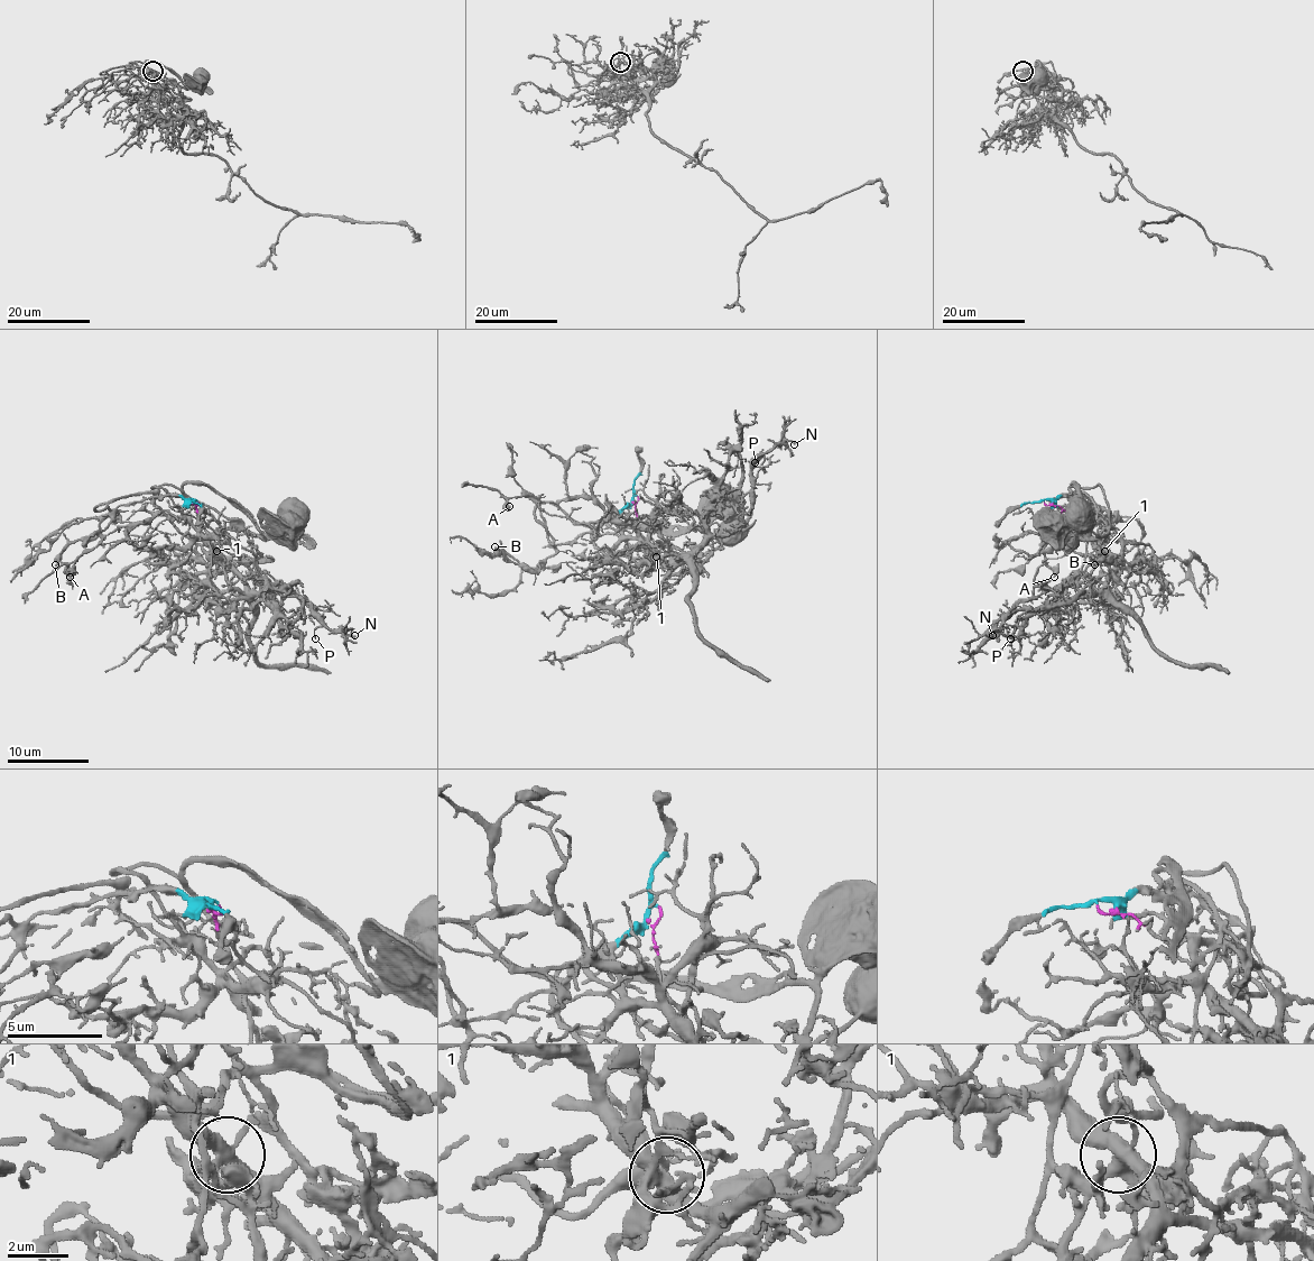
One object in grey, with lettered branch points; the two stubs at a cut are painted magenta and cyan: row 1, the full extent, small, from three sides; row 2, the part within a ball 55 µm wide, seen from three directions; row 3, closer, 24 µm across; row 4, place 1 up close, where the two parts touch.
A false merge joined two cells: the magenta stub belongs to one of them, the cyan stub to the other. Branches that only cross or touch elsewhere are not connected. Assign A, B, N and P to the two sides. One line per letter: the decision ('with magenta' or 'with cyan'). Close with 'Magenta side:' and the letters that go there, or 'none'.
A: with cyan
B: with cyan
N: with magenta
P: with magenta
Magenta side: N, P

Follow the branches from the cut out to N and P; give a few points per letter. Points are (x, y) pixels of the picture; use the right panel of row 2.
N: (1044, 502), (1060, 506), (1112, 561), (1112, 577), (1099, 591), (1015, 611), (992, 636)
P: (1044, 502), (1060, 506), (1112, 561), (1112, 577), (1064, 604), (1017, 609), (1002, 624), (1011, 638)

